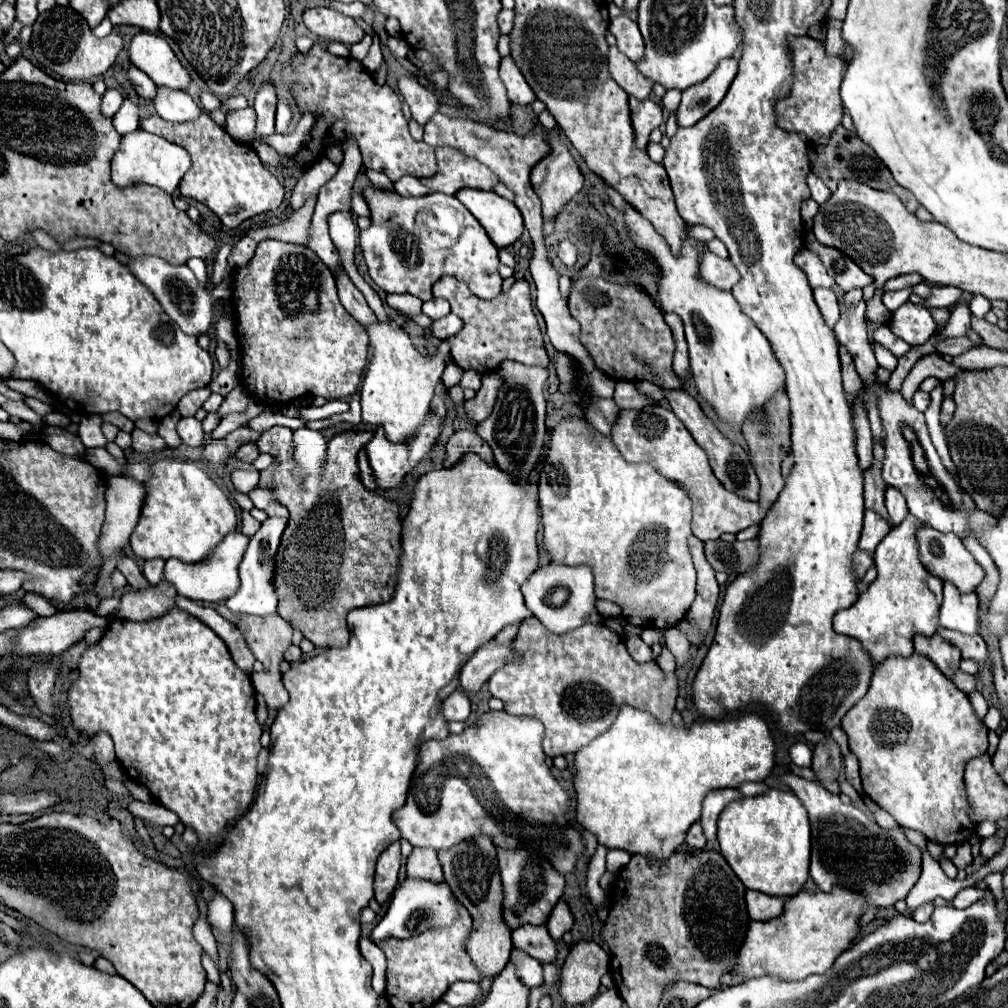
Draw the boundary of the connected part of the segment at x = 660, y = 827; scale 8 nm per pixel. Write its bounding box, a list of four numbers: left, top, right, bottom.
[572,706,776,860]

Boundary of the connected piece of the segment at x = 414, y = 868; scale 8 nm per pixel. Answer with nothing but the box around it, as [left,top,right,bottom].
[406,848,444,882]

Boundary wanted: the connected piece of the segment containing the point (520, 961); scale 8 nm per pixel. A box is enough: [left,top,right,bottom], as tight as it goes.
[510,948,544,988]

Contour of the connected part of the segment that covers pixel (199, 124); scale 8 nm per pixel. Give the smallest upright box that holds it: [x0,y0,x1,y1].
[140,114,284,228]

